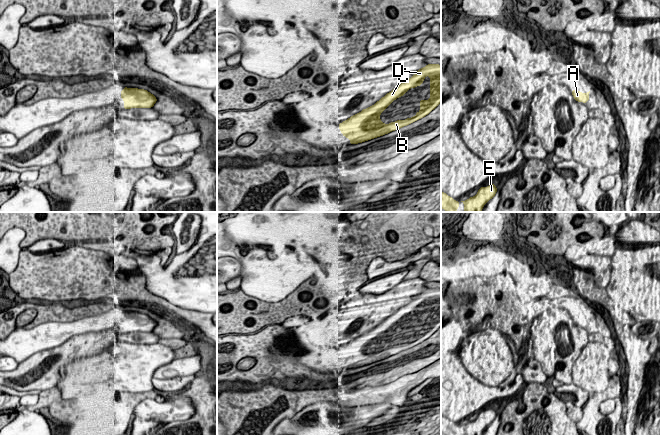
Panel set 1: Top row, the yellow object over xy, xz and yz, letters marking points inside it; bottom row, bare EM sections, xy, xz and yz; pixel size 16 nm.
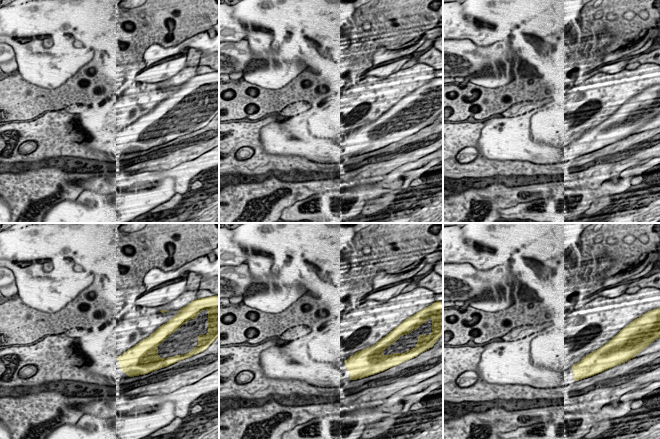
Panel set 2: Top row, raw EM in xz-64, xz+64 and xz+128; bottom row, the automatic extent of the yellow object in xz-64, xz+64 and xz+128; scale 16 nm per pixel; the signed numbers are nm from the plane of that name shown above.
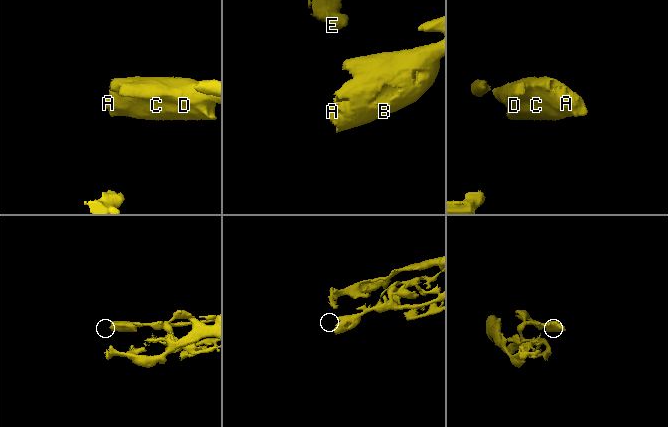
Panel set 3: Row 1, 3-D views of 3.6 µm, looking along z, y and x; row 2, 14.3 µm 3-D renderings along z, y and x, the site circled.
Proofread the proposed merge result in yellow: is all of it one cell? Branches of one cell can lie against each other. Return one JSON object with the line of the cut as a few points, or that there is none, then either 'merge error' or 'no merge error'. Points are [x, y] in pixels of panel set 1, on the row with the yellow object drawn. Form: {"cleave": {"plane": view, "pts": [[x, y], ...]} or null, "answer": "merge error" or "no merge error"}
{"cleave": null, "answer": "no merge error"}

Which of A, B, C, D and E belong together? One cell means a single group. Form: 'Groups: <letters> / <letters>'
Groups: A B C D E

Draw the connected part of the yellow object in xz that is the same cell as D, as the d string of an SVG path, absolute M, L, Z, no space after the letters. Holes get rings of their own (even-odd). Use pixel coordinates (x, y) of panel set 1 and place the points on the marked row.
M427 64L419 69L415 74L399 84L391 92L387 93L371 107L363 109L361 112L351 116L338 125L340 132L346 139L350 139L350 144L362 143L392 131L407 126L428 115L441 102L441 65ZM430 77L430 99L420 100L420 111L415 116L406 120L397 120L390 124L384 124L380 120L380 114L397 98L403 96L410 88L421 86L424 78Z

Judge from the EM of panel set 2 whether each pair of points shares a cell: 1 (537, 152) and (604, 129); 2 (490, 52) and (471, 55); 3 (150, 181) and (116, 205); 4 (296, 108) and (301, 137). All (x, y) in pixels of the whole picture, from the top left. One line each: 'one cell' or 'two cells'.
1: one cell
2: one cell
3: two cells
4: two cells

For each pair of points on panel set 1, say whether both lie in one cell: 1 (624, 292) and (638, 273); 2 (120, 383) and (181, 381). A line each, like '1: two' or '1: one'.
1: one
2: two

